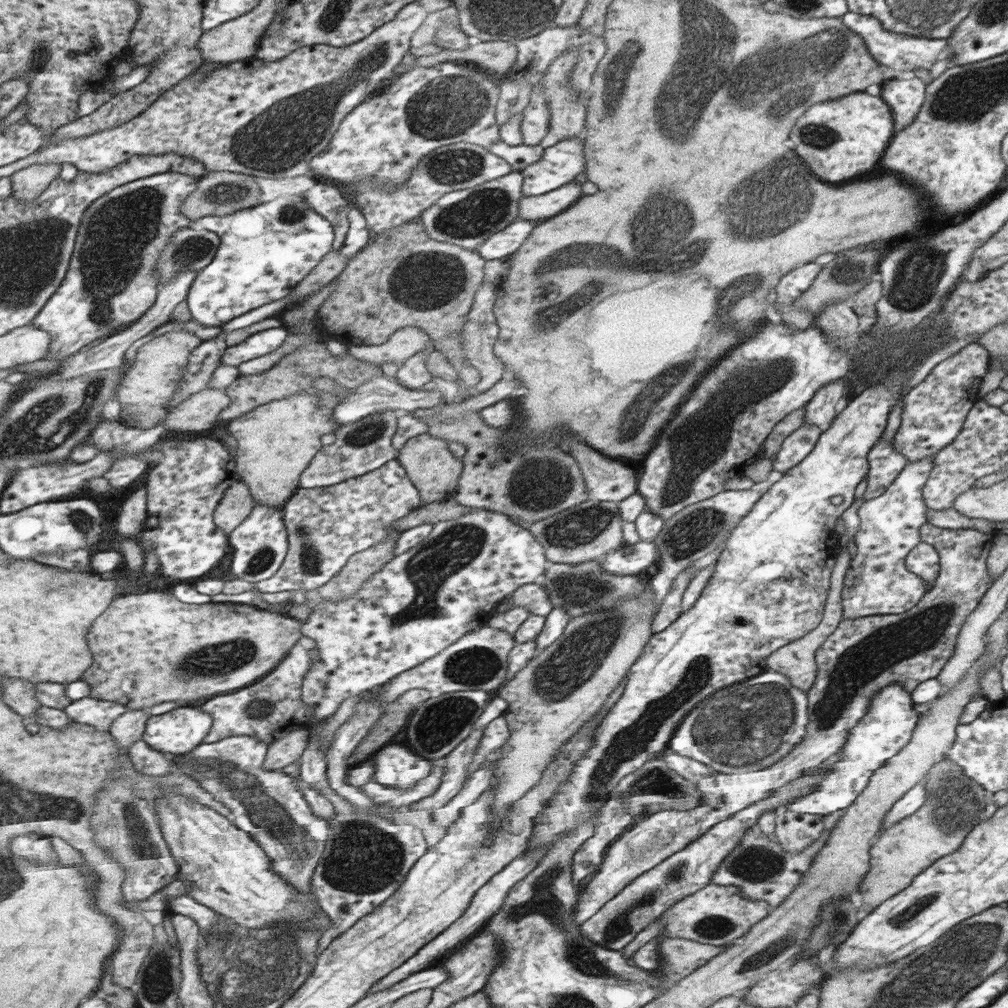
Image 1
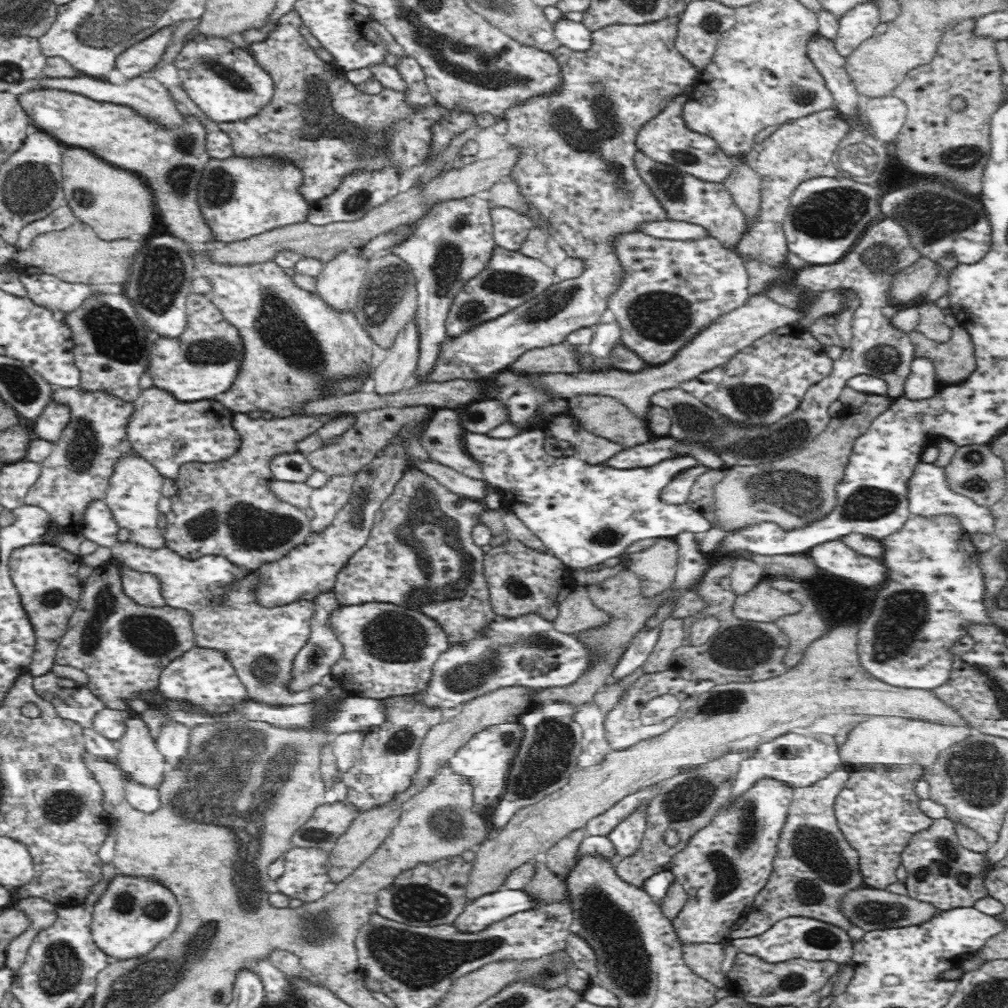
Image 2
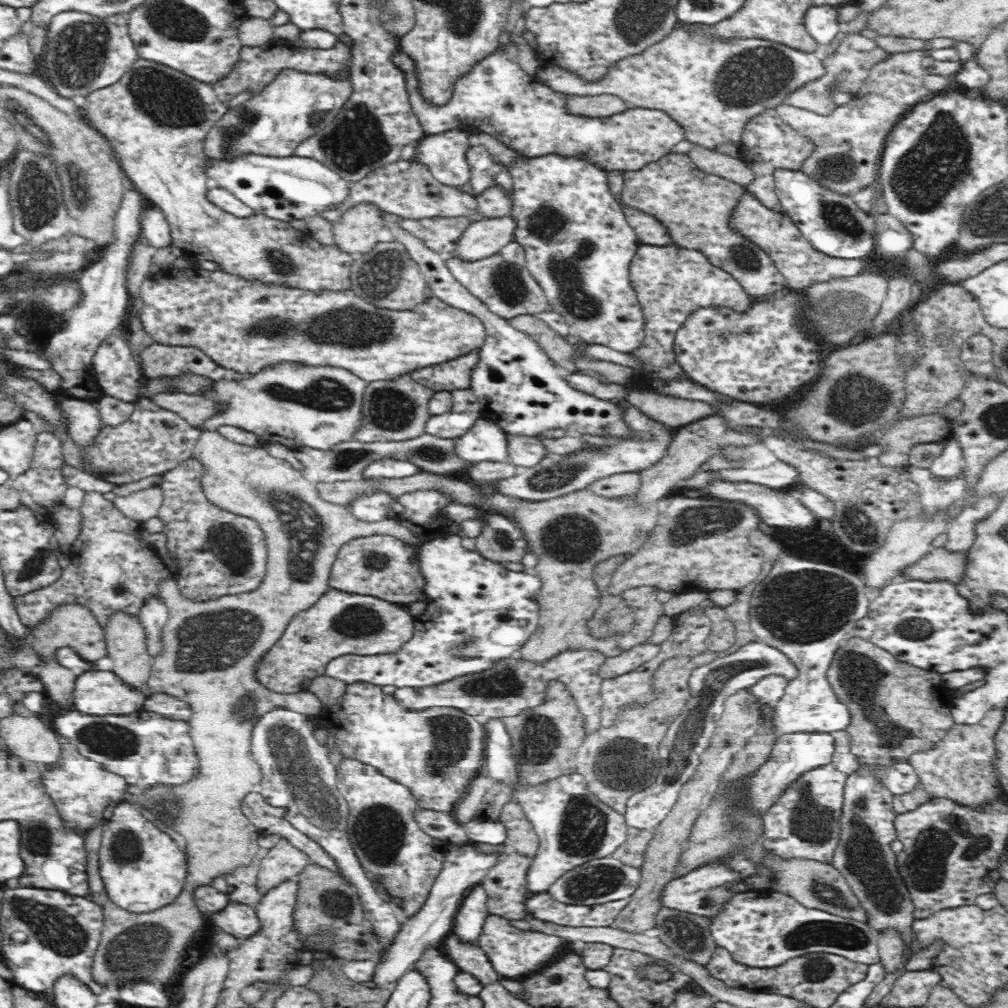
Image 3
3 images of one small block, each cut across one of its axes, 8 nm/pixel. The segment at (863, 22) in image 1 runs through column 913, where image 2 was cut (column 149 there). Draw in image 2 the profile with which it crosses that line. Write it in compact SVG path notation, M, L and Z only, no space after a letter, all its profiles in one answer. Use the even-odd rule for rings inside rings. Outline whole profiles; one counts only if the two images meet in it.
M166 26L166 28L158 30L156 34L152 34L150 38L126 48L126 52L122 52L122 56L118 56L116 70L128 80L140 78L146 72L150 72L162 60L166 46L172 42L174 30L176 30L176 26Z

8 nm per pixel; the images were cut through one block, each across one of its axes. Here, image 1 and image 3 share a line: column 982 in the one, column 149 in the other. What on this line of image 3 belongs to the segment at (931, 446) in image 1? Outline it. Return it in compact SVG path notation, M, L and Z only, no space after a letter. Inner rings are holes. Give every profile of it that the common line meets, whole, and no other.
M150 344L140 352L140 368L144 380L176 380L180 374L194 374L220 382L232 378L234 372L216 366L200 348L176 348L164 344Z

